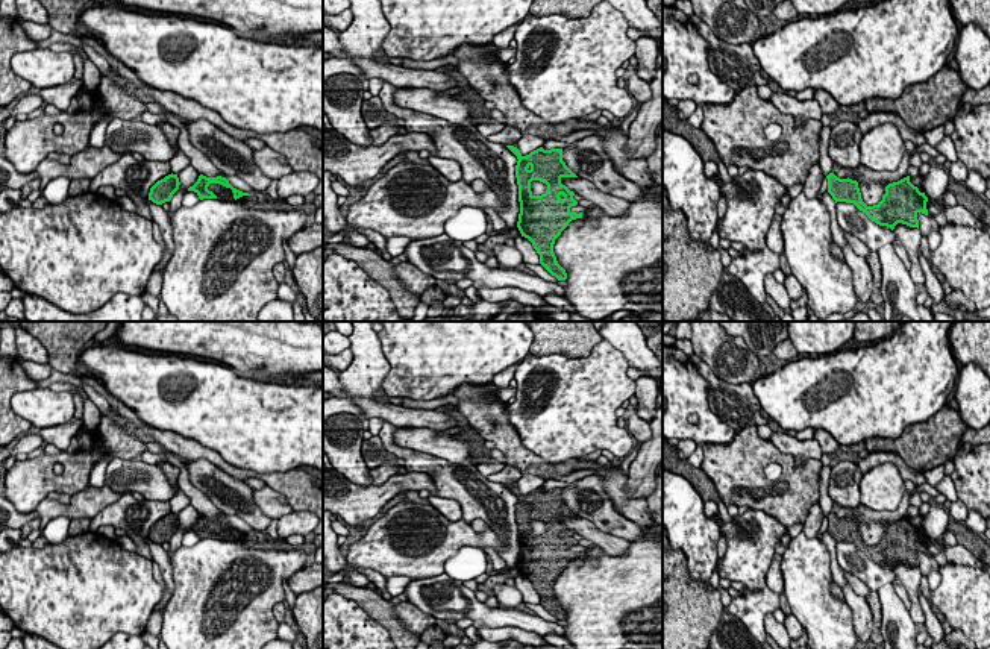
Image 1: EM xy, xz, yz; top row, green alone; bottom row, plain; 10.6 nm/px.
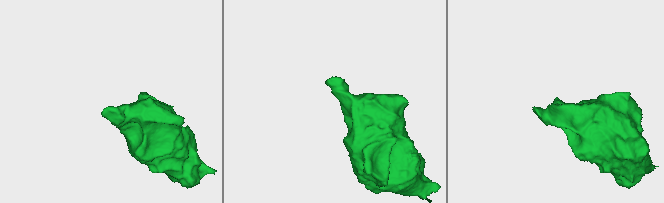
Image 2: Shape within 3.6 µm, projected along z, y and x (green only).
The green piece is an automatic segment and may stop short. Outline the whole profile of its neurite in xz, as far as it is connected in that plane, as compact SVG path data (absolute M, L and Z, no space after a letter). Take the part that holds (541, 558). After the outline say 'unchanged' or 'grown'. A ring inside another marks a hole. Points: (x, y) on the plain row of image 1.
M506 485L515 496L515 517L518 525L518 541L520 541L520 553L517 567L522 576L528 578L537 593L540 594L540 604L558 620L565 620L567 613L558 604L556 596L553 593L555 579L561 575L561 572L569 566L572 560L582 558L582 552L572 552L570 547L576 546L578 541L573 538L575 532L570 531L565 525L561 523L562 517L578 517L562 500L562 488L550 488L544 490L543 487L531 491L523 496L520 490L514 485ZM540 520L547 525L547 529L541 535L534 535L531 531L531 522Z; unchanged

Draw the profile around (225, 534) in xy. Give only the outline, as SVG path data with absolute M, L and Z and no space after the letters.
M209 523L208 529L212 531L218 540L235 543L238 546L247 546L247 541L252 538L252 535L243 535L235 540L232 529L220 523Z

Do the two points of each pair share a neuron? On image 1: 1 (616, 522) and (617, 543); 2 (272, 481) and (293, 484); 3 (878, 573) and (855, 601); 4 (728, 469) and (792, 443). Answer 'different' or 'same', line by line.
1: different
2: same
3: different
4: different

